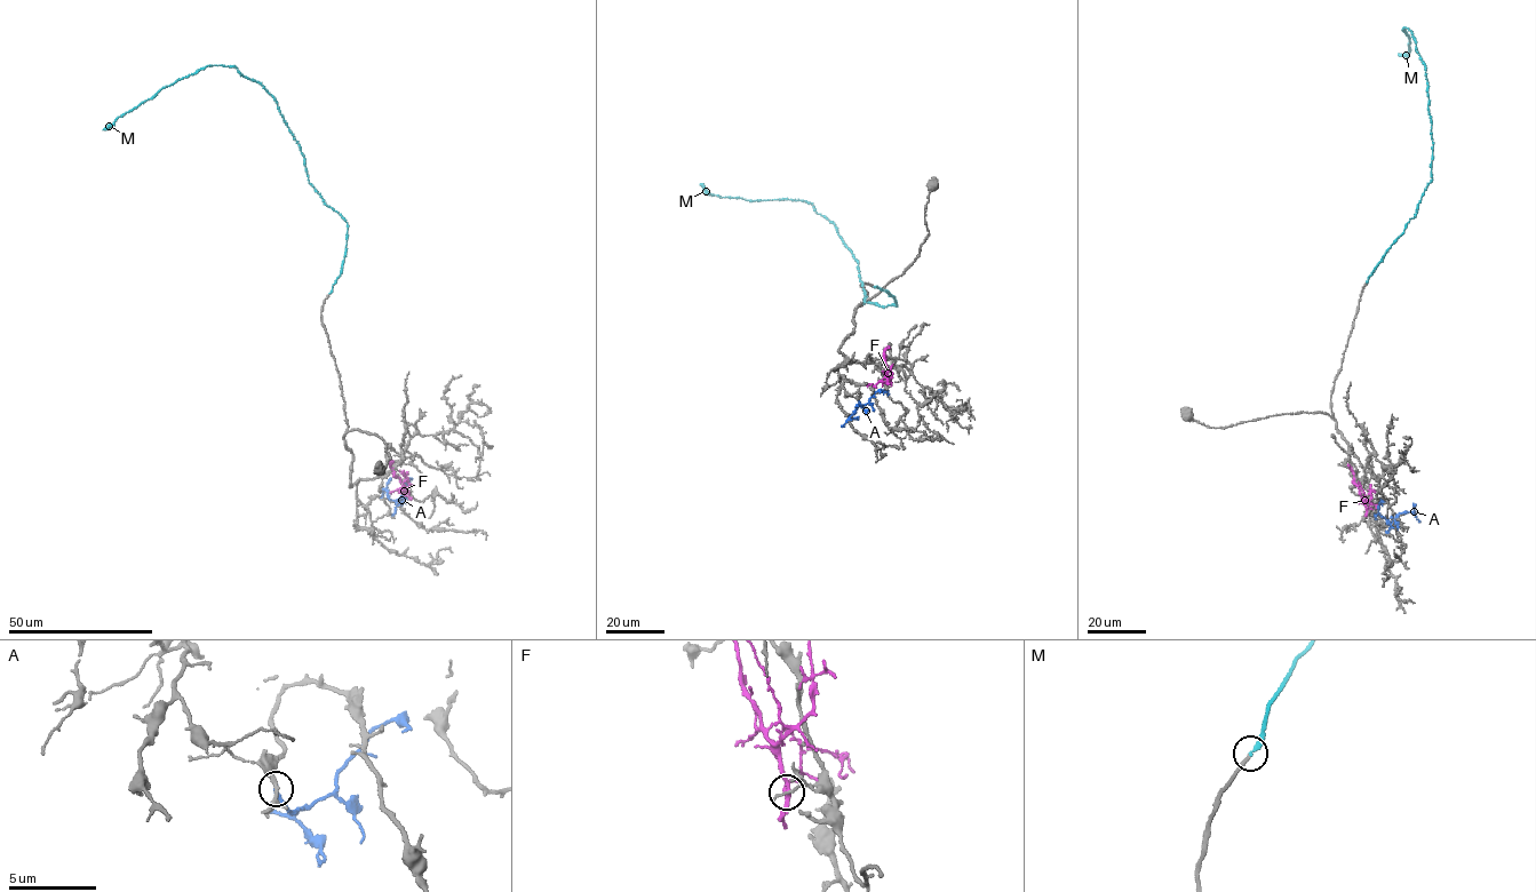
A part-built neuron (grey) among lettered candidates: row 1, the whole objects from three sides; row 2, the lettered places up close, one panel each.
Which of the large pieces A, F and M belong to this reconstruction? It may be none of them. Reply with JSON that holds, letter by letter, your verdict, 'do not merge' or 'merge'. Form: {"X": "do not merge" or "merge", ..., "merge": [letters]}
{"A": "do not merge", "F": "do not merge", "M": "merge", "merge": ["M"]}

